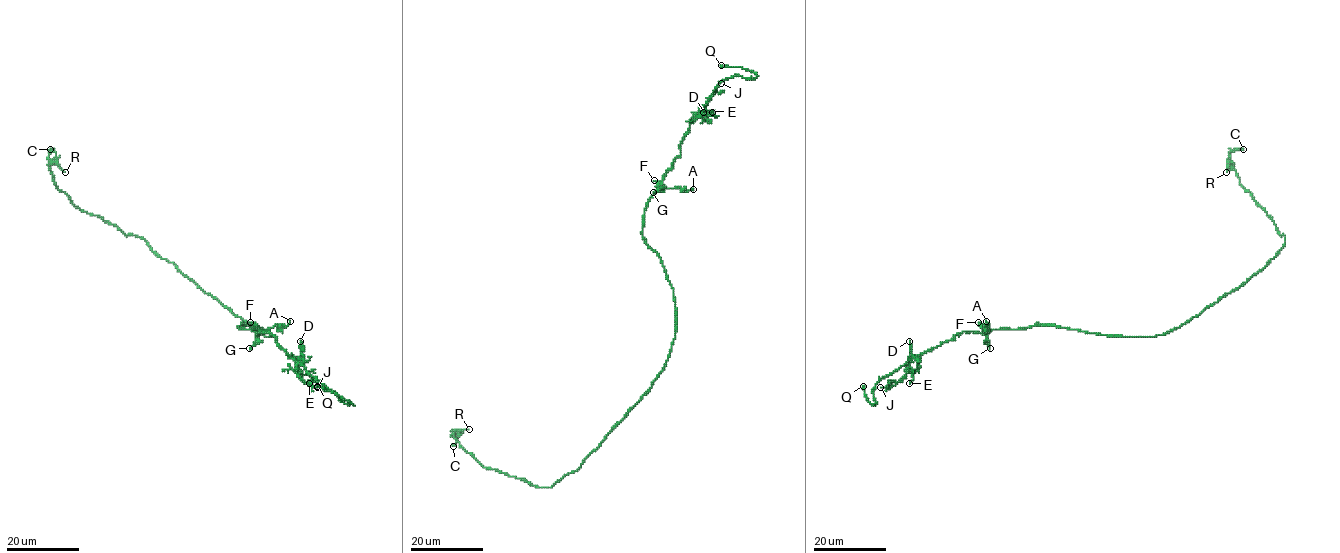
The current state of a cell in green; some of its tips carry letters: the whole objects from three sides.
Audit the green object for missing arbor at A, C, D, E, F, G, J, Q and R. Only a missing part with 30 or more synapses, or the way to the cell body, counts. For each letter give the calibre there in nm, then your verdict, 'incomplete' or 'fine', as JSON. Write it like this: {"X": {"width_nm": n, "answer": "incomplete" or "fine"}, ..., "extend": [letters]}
{"A": {"width_nm": 150, "answer": "fine"}, "C": {"width_nm": 480, "answer": "fine"}, "D": {"width_nm": 240, "answer": "fine"}, "E": {"width_nm": 100, "answer": "fine"}, "F": {"width_nm": 280, "answer": "fine"}, "G": {"width_nm": 180, "answer": "fine"}, "J": {"width_nm": 180, "answer": "fine"}, "Q": {"width_nm": 190, "answer": "incomplete"}, "R": {"width_nm": 150, "answer": "fine"}, "extend": ["Q"]}

